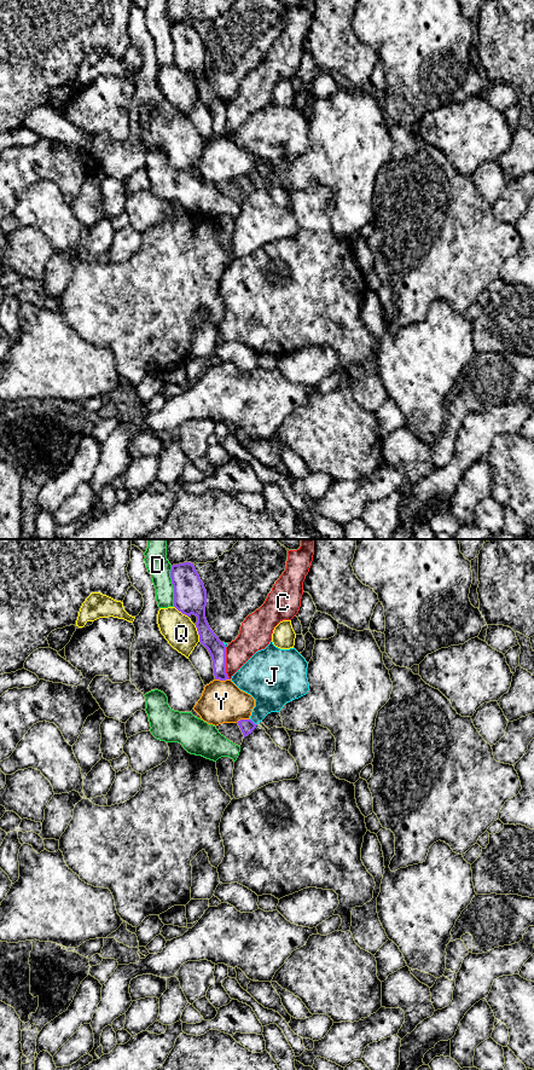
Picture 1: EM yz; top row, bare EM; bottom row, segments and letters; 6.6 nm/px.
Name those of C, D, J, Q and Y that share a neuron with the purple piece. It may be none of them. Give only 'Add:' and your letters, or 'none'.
Add: none

